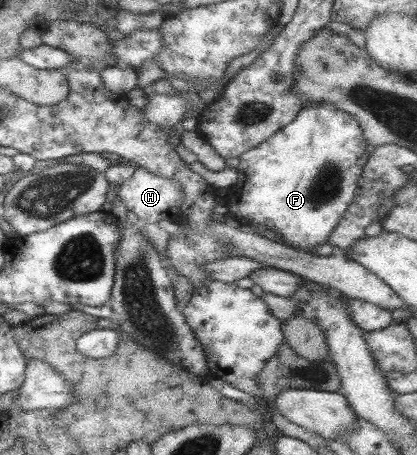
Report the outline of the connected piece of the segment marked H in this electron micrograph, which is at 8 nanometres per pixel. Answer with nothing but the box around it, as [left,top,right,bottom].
[114,168,181,224]

